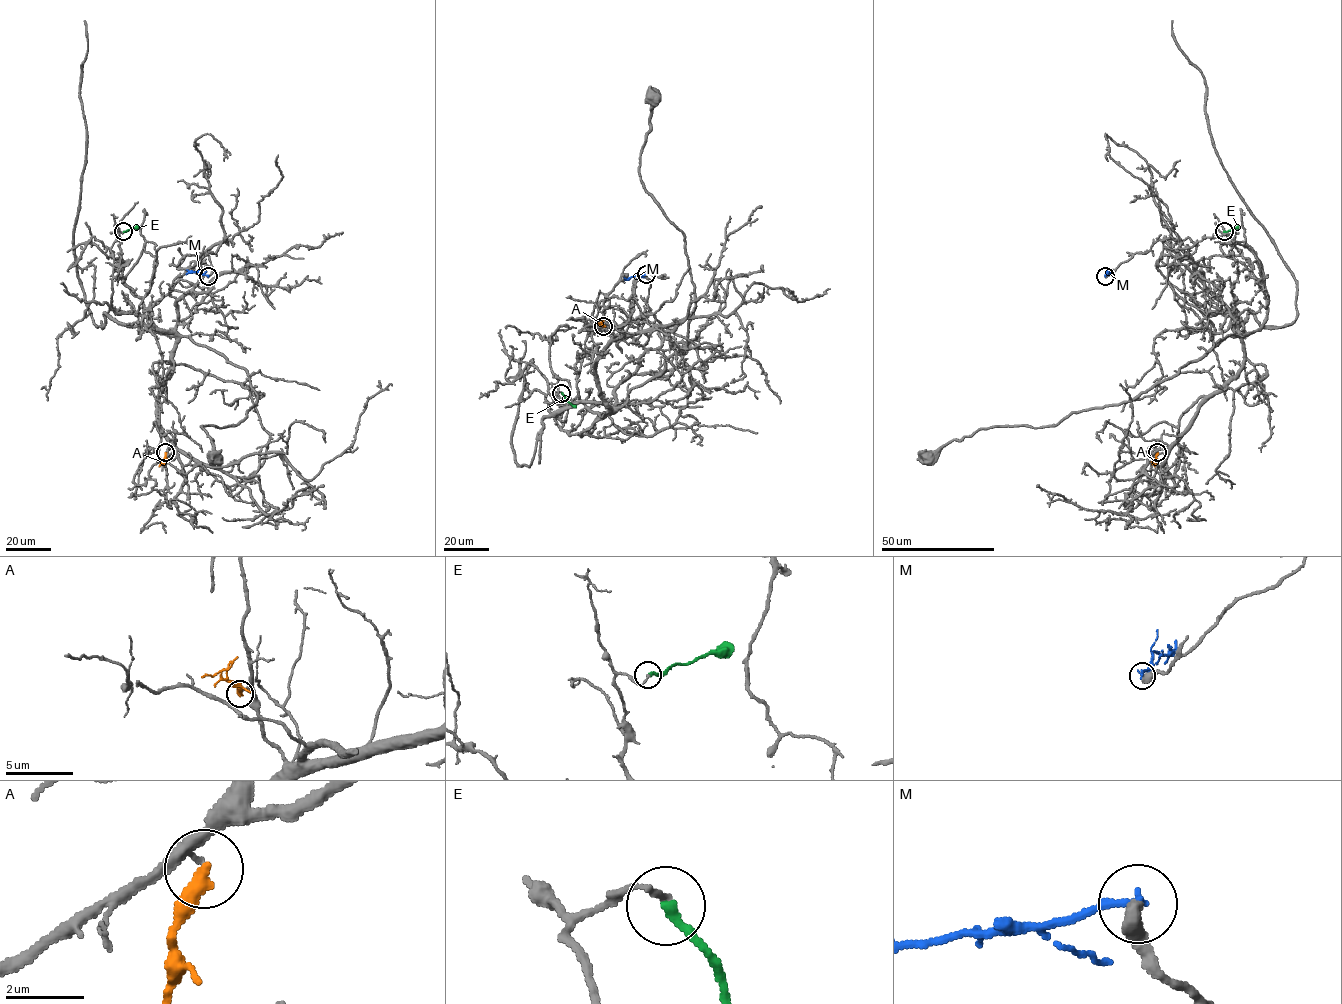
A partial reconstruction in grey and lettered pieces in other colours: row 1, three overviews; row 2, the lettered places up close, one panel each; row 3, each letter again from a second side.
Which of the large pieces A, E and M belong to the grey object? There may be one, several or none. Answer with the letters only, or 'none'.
none

